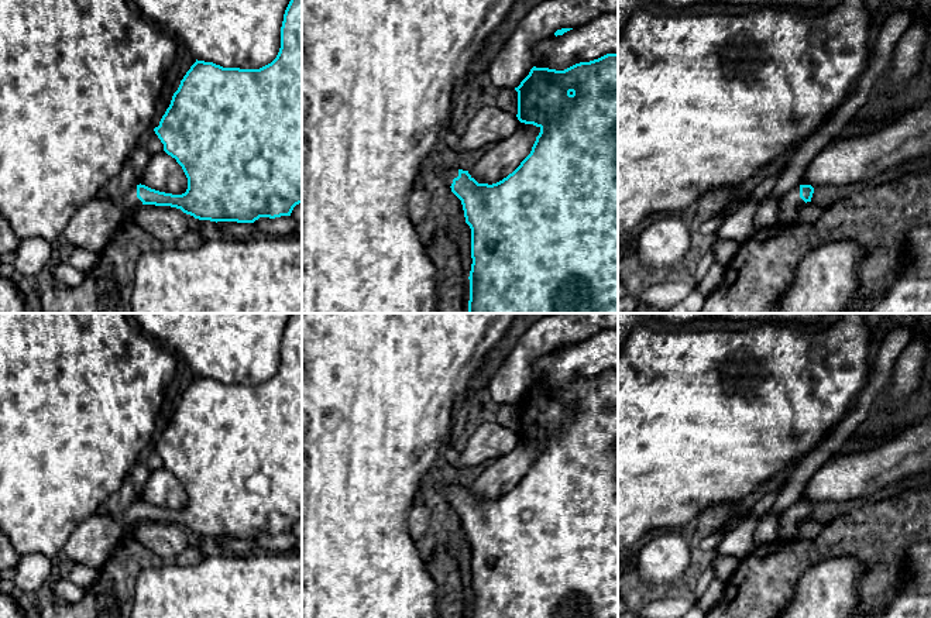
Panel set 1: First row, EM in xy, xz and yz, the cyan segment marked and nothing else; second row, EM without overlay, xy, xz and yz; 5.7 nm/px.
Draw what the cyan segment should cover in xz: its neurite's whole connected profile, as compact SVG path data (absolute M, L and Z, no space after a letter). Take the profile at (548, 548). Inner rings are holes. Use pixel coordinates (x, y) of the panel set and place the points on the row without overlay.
M607 370L564 387L533 382L518 404L518 436L540 444L530 470L502 497L478 499L468 487L437 484L443 497L461 516L466 539L471 545L471 587L468 618L618 618L618 370Z

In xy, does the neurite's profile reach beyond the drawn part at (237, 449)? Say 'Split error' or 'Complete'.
Split error

